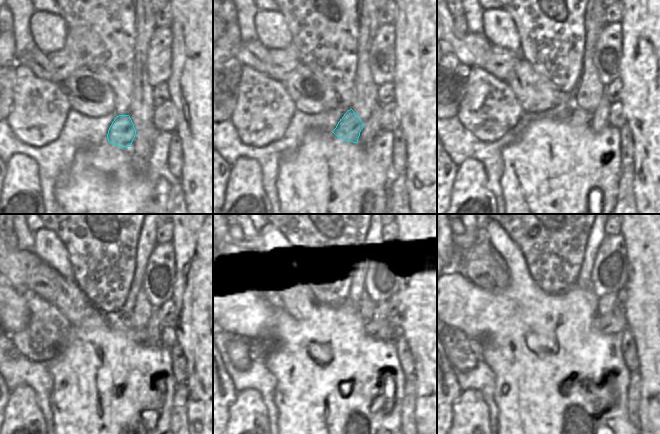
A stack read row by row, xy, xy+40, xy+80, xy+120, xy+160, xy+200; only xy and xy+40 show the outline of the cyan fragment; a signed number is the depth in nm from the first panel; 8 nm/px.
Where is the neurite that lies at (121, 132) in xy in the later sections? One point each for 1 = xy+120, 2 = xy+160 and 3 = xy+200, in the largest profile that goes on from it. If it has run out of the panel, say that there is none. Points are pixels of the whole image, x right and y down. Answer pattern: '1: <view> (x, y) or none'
1: xy+120 (139, 335)
2: xy+160 (382, 330)
3: xy+200 (615, 322)

